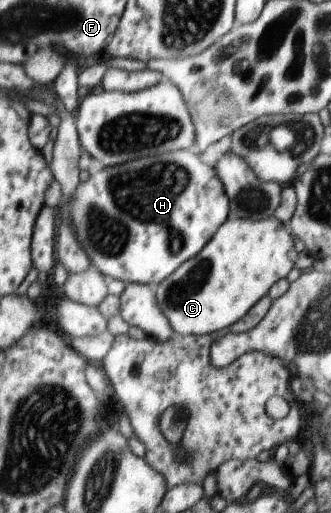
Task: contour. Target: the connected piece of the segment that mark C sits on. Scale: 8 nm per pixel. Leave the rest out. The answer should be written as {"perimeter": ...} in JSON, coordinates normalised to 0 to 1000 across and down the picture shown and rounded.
{"perimeter":[[[834,423],[782,429],[686,427],[595,501],[550,515],[511,542],[471,558],[480,596],[505,614],[520,641],[565,655],[634,653],[668,649],[728,626],[840,548],[867,542],[867,530],[891,507],[885,460],[867,452],[870,444]]]}

